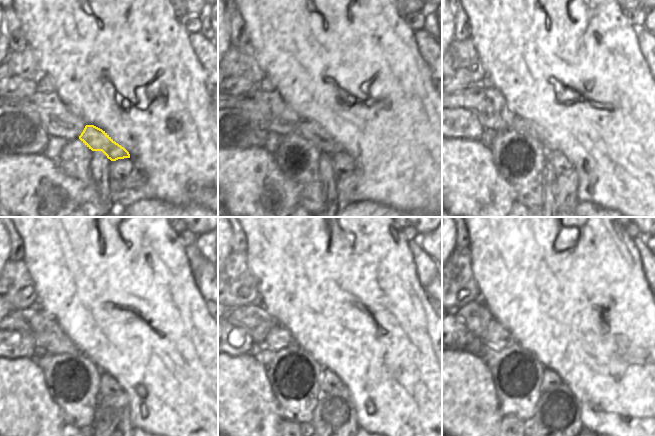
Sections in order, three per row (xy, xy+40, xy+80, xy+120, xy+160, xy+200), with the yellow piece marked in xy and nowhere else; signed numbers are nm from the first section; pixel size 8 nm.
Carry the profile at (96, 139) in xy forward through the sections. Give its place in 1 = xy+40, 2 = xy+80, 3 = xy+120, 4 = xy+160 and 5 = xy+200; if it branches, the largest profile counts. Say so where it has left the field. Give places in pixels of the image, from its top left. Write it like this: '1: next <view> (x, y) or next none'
1: next xy+40 (311, 131)
2: next xy+80 (519, 124)
3: next xy+120 (65, 345)
4: next xy+160 (278, 337)
5: next xy+200 (496, 336)

